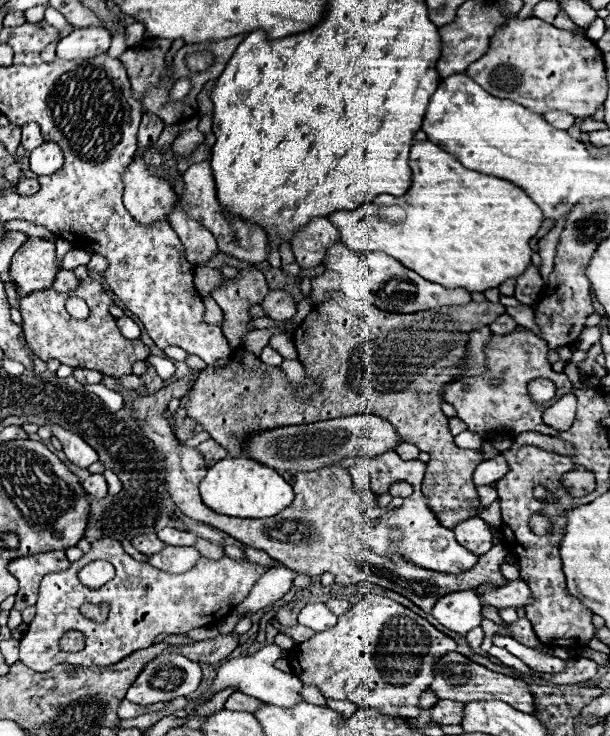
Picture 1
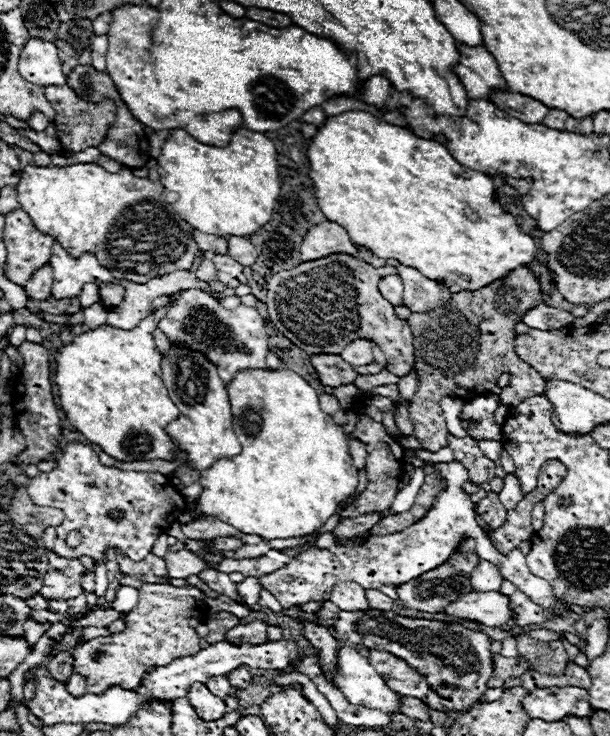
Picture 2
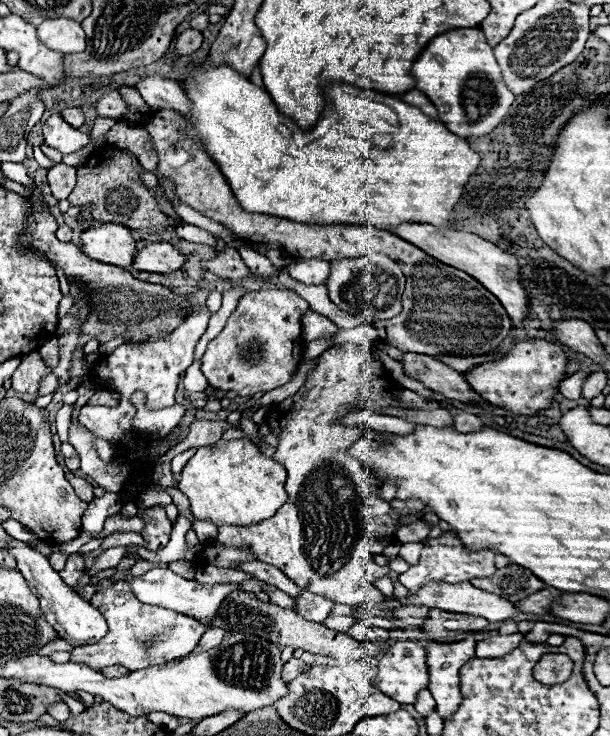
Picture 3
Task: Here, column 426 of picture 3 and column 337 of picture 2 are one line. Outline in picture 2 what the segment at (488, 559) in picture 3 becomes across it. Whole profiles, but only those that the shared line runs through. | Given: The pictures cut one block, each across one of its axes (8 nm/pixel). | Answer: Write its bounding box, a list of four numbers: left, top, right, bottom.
[260,461,554,608]

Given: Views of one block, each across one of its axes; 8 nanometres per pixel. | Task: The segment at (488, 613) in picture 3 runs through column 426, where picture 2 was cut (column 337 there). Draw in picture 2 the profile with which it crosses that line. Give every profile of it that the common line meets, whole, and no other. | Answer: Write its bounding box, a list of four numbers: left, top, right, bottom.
[330,582,368,612]

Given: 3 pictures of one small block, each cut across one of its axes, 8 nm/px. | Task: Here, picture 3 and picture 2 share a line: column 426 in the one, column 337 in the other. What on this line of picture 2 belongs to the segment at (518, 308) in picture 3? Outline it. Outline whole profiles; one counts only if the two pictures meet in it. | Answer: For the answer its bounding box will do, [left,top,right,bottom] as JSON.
[300,222,356,262]

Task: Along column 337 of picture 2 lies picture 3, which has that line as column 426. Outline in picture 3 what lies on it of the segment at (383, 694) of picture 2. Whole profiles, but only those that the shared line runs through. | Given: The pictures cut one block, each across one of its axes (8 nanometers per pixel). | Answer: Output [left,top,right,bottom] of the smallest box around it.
[376,642,428,704]

